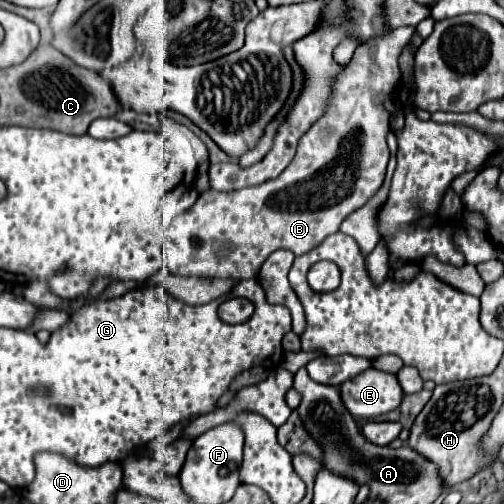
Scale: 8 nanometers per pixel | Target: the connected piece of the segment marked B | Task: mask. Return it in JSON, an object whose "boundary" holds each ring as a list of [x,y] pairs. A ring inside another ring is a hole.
{"boundary":[[[401,26],[395,28],[391,34],[387,34],[385,38],[375,38],[373,42],[361,44],[355,50],[355,56],[351,60],[351,64],[347,66],[347,70],[341,74],[341,78],[337,78],[335,86],[333,86],[333,106],[329,106],[329,114],[323,114],[301,138],[299,138],[299,146],[297,146],[297,156],[293,158],[293,162],[275,178],[269,182],[263,182],[259,186],[253,188],[243,188],[243,190],[235,190],[235,192],[215,192],[215,190],[207,190],[199,196],[199,200],[185,210],[183,214],[179,214],[173,224],[167,228],[165,234],[165,244],[163,244],[163,254],[167,258],[167,270],[175,276],[197,276],[197,278],[229,278],[229,280],[249,280],[249,278],[257,278],[261,264],[267,260],[267,256],[275,250],[291,250],[295,256],[307,254],[311,252],[315,246],[319,246],[329,234],[335,234],[341,226],[341,222],[355,210],[359,210],[361,206],[367,204],[367,200],[371,196],[377,194],[377,190],[381,188],[383,180],[385,180],[385,170],[387,170],[387,162],[389,162],[389,148],[385,142],[385,136],[391,132],[389,128],[389,112],[383,108],[383,100],[389,96],[389,92],[393,92],[397,88],[399,82],[399,66],[397,66],[397,54],[401,50],[395,50],[395,46],[403,46],[405,42],[411,40],[415,32],[415,26]]]}

